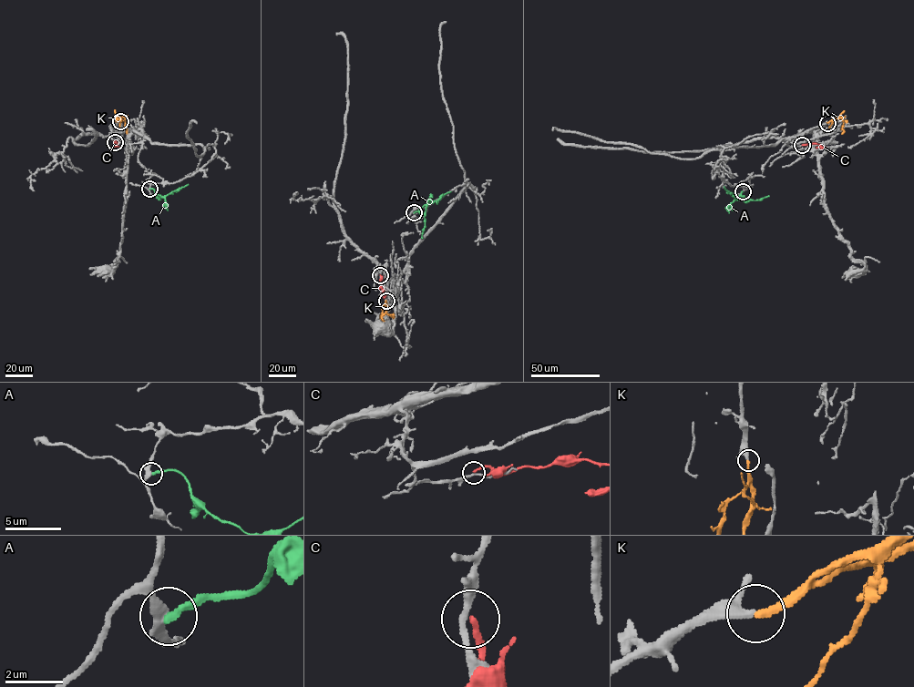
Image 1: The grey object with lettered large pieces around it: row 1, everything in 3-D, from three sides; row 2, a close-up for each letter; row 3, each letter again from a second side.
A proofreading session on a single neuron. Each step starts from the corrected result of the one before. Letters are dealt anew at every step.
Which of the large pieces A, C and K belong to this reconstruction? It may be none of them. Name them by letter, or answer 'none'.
K

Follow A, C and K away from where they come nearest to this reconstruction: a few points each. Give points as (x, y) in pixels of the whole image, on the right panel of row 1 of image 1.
A: (743, 191), (736, 199), (760, 200), (769, 196)
C: (802, 145), (818, 144), (824, 148), (820, 148)
K: (827, 123), (841, 117), (842, 134)

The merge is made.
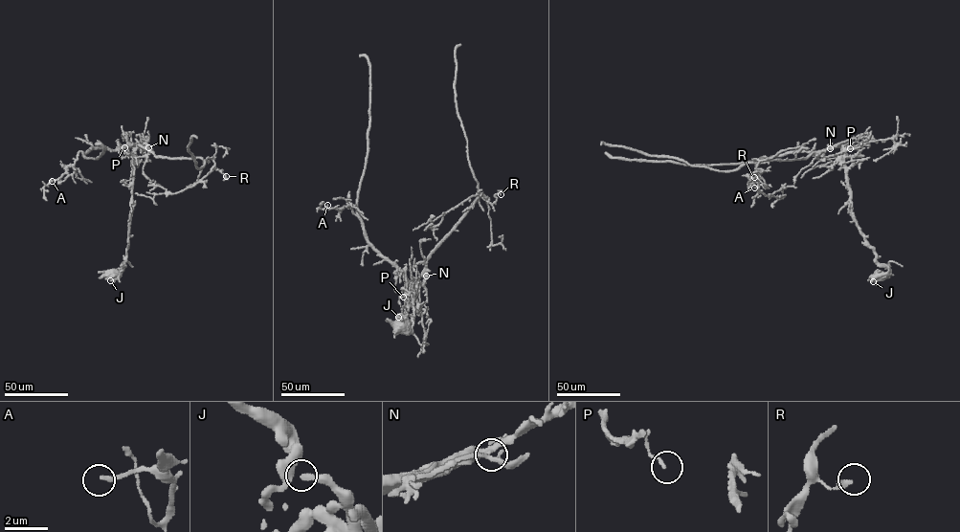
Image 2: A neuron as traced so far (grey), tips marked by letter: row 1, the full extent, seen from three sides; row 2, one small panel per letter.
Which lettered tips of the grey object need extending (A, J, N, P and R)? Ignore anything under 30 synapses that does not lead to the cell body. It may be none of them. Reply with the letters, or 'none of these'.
none of these

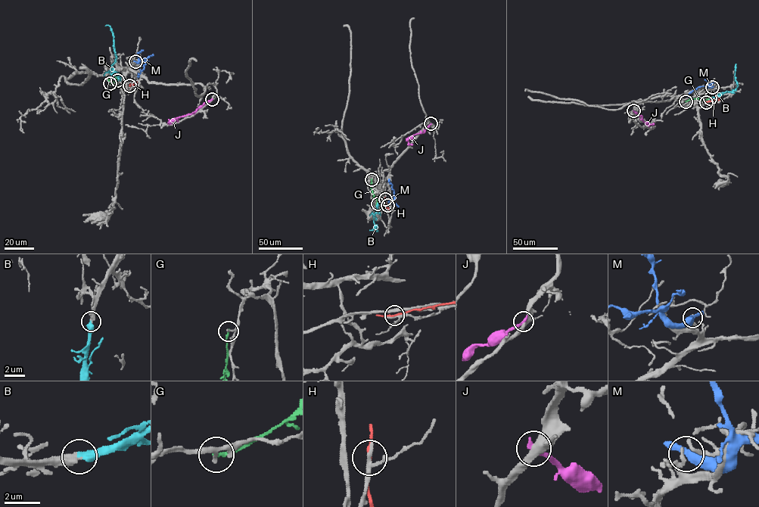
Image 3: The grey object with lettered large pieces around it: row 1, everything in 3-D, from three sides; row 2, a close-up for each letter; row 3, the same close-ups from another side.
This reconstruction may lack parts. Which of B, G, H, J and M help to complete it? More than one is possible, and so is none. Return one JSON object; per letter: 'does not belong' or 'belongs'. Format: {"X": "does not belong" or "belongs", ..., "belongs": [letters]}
{"B": "belongs", "G": "does not belong", "H": "does not belong", "J": "does not belong", "M": "does not belong", "belongs": ["B"]}

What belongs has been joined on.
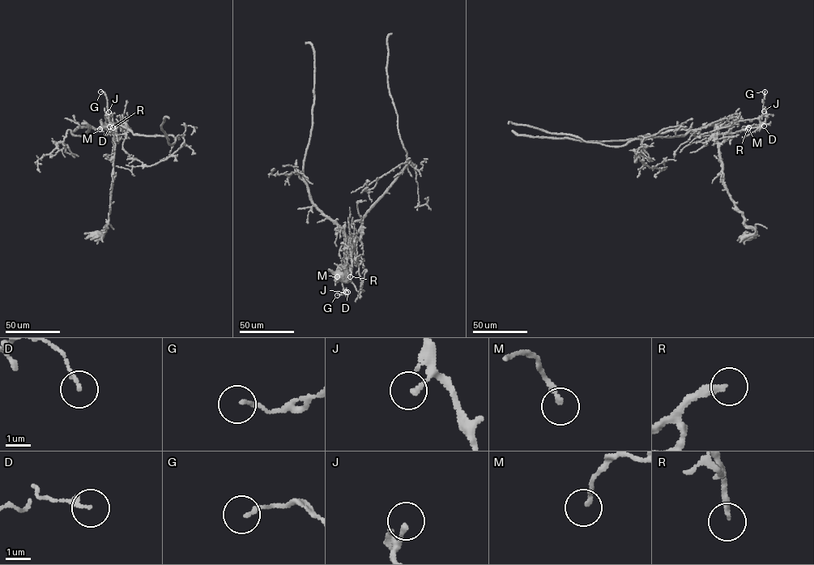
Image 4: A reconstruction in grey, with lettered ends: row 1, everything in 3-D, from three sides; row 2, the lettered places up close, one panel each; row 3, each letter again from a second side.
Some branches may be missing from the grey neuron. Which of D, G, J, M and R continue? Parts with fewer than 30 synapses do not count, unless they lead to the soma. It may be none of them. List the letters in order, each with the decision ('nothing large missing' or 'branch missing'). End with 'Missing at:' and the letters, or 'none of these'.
D: nothing large missing
G: nothing large missing
J: nothing large missing
M: nothing large missing
R: nothing large missing
Missing at: none of these

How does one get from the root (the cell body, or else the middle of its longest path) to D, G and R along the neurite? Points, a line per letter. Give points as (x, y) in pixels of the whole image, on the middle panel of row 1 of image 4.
D: (341, 273), (348, 280), (352, 265), (351, 246), (345, 271), (341, 275), (343, 289), (347, 292)
G: (341, 273), (348, 280), (351, 246), (341, 275), (347, 295), (344, 292), (337, 295)
R: (341, 273), (348, 280), (352, 265), (351, 246), (347, 264), (350, 276)

